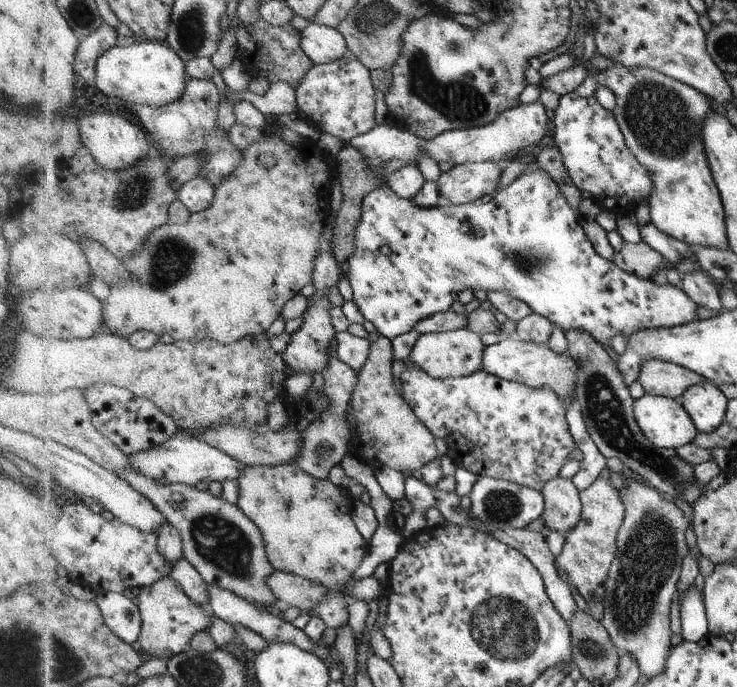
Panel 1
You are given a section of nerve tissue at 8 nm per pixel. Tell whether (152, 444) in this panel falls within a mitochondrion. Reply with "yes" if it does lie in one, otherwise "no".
no

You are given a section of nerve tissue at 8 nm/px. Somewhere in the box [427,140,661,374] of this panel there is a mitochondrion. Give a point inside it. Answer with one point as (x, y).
(527, 259)

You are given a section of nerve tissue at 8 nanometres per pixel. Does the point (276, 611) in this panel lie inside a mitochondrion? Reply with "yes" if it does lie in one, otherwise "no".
no

